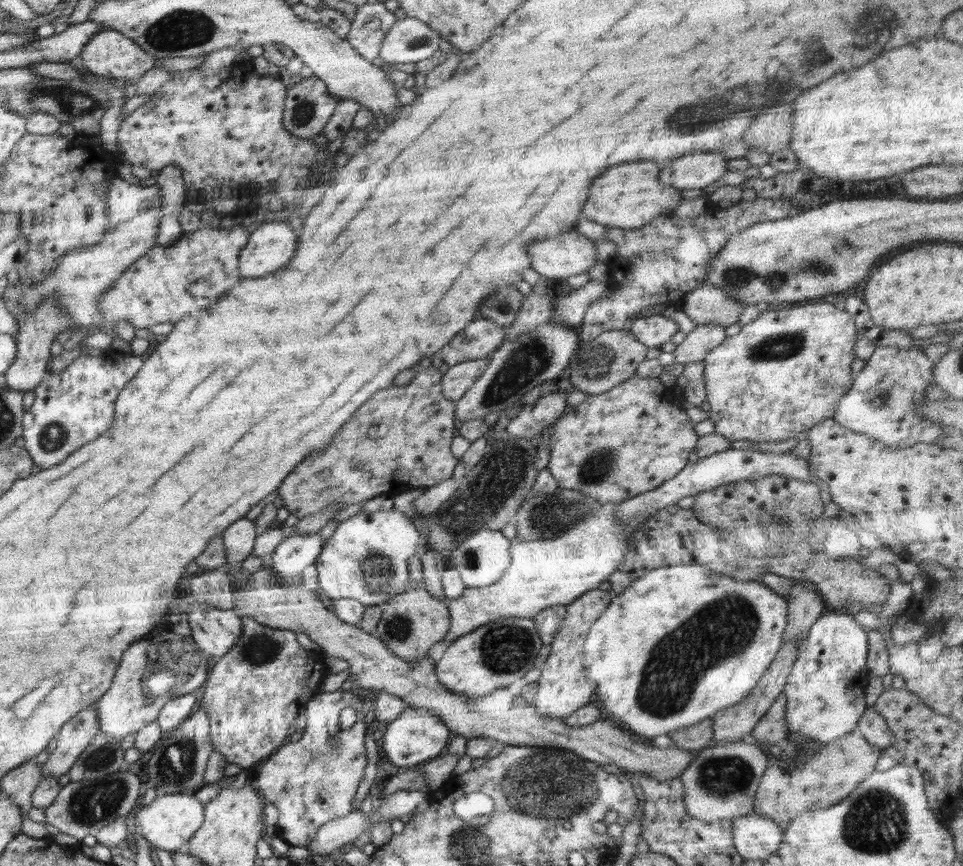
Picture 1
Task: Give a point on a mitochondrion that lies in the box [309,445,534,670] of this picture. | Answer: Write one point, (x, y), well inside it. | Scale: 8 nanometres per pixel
(376, 569)

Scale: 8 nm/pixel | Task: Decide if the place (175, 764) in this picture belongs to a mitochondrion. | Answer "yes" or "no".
yes

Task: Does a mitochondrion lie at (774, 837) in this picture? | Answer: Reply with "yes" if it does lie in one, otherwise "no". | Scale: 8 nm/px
no

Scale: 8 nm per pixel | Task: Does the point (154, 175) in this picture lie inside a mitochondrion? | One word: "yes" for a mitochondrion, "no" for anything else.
no

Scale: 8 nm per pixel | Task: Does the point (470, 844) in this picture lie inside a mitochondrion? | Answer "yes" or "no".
yes

